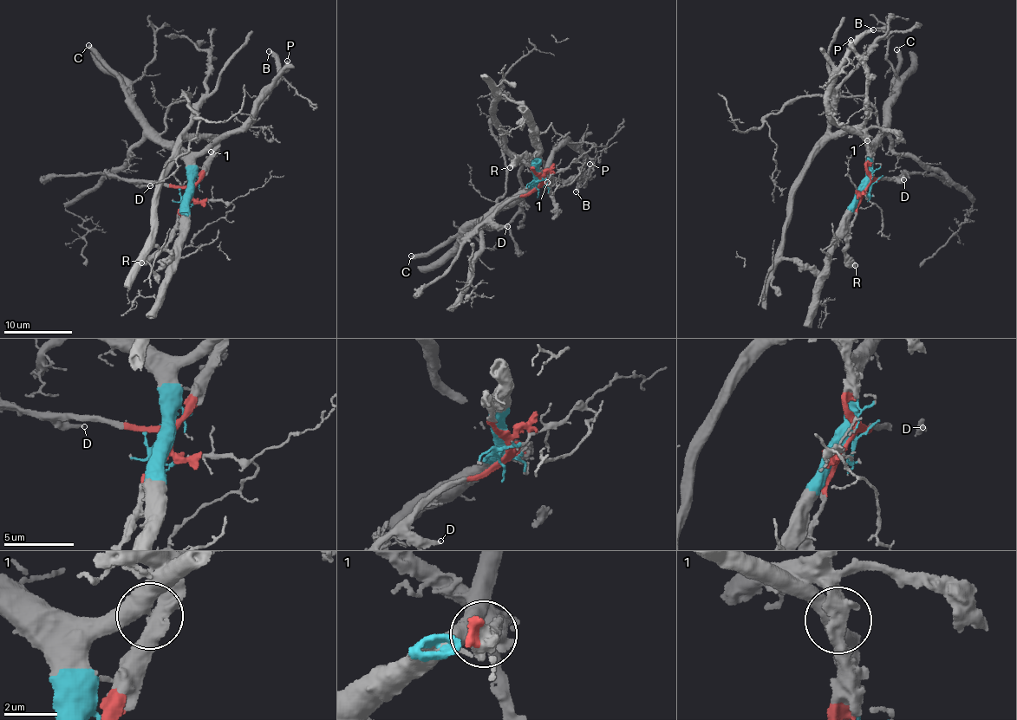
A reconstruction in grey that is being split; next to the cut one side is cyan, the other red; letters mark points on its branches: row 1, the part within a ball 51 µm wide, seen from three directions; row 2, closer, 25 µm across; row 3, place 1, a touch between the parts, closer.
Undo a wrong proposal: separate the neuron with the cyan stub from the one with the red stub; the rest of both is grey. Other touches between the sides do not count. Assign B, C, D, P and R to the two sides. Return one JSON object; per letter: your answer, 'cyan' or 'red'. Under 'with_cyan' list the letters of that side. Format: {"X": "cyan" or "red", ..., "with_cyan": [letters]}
{"B": "cyan", "C": "cyan", "D": "red", "P": "red", "R": "red", "with_cyan": ["B", "C"]}

